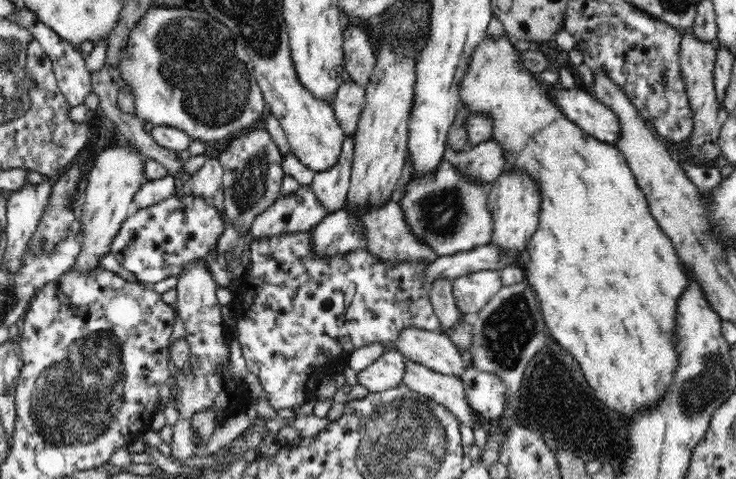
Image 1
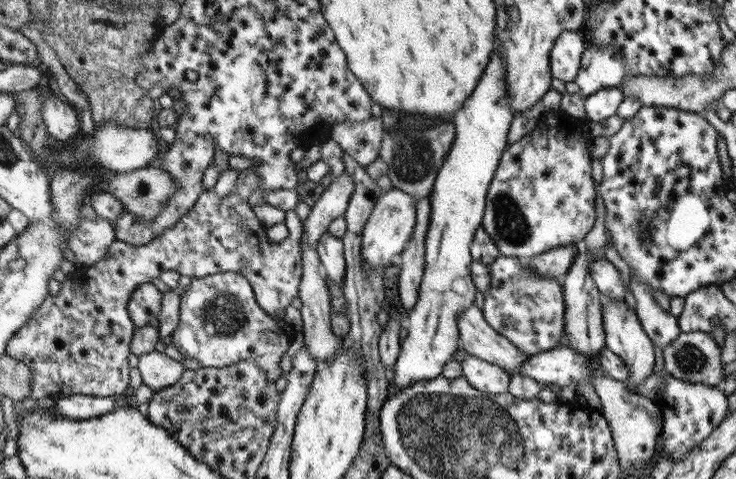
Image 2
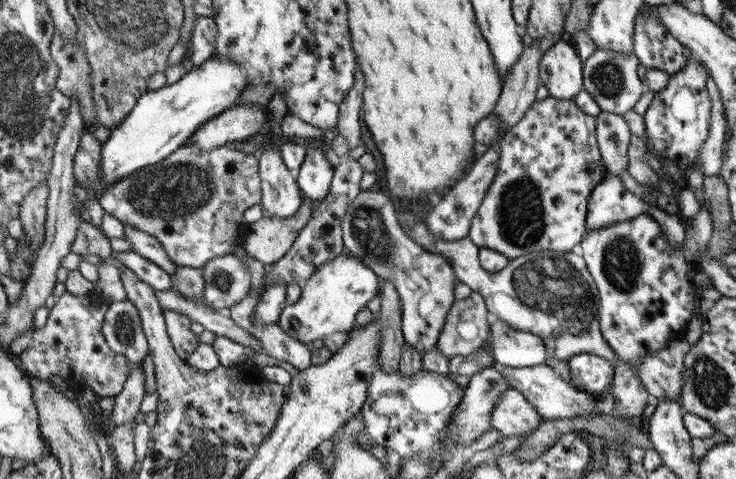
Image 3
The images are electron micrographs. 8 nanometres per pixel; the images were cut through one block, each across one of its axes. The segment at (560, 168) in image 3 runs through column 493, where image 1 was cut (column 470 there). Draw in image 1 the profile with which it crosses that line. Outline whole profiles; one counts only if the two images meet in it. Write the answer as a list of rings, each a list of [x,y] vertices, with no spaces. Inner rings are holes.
[[[442,161],[428,178],[413,174],[398,204],[418,239],[430,245],[438,256],[453,255],[491,242],[493,220],[487,206],[489,188],[464,178],[448,161]]]

